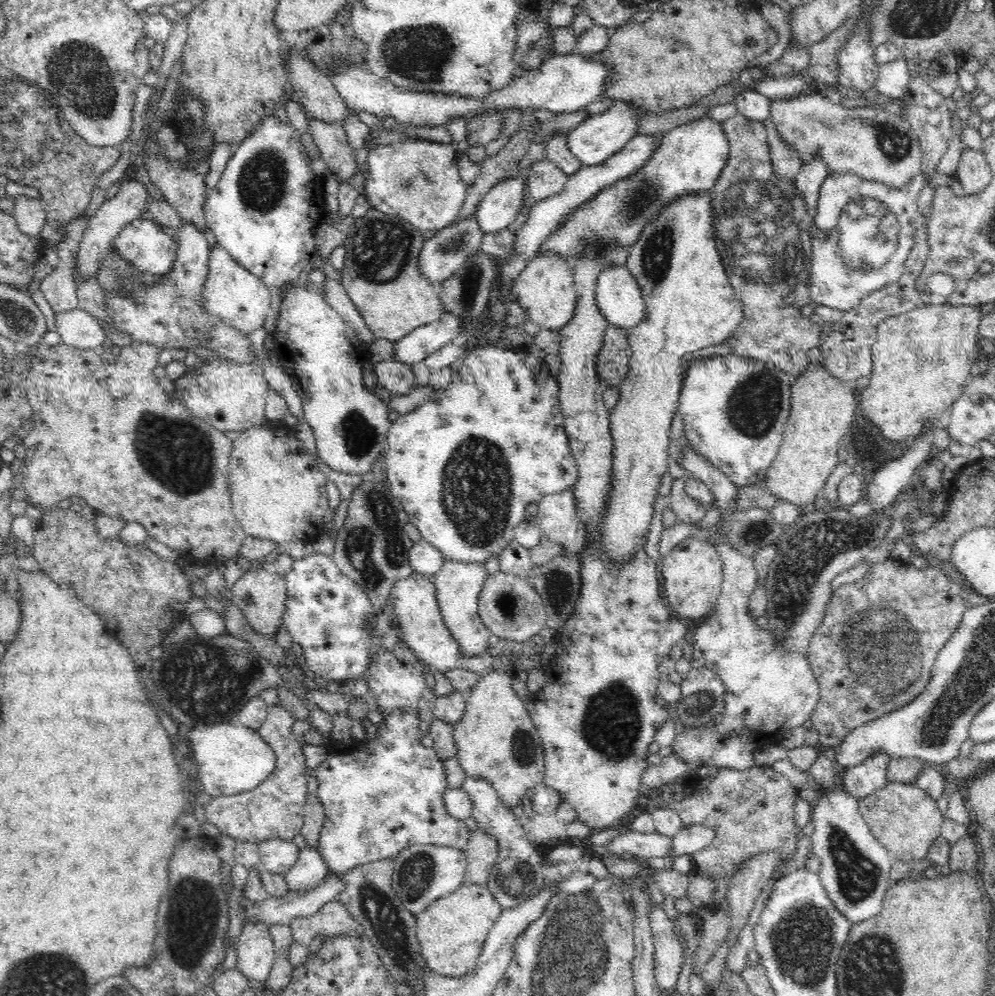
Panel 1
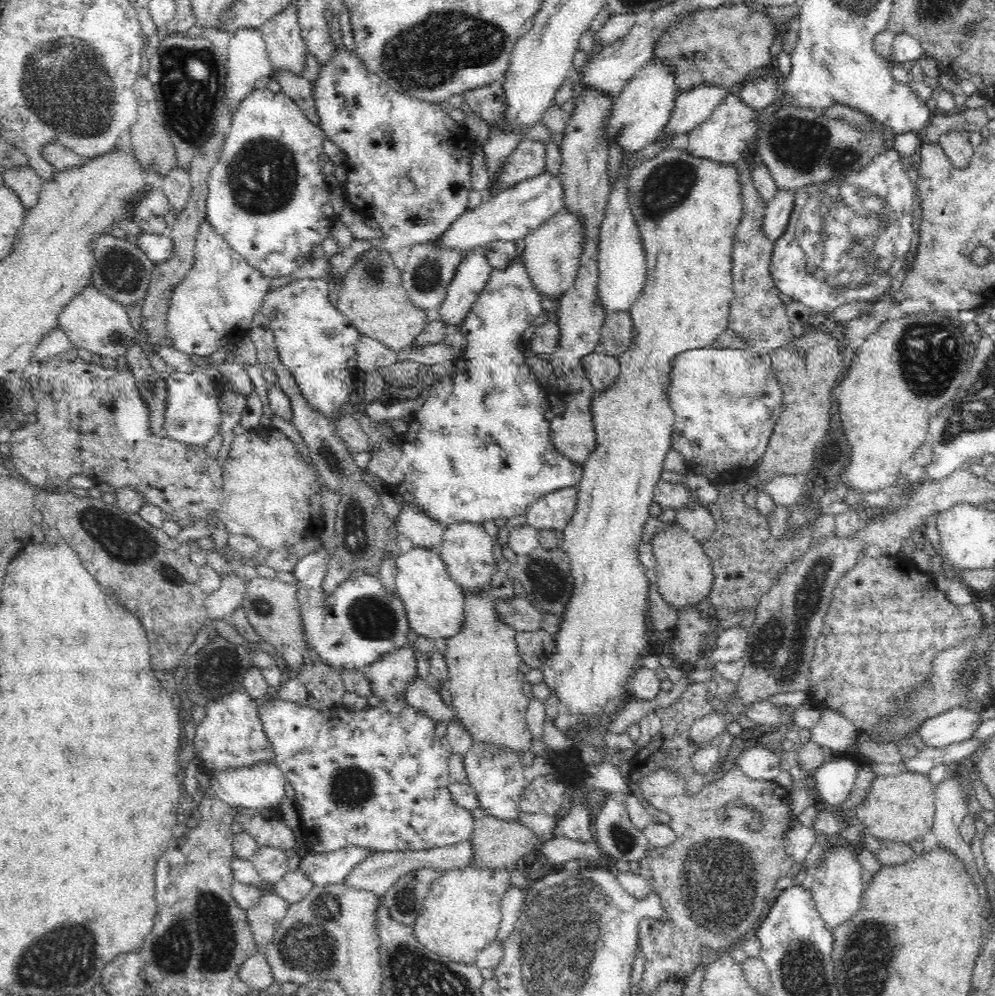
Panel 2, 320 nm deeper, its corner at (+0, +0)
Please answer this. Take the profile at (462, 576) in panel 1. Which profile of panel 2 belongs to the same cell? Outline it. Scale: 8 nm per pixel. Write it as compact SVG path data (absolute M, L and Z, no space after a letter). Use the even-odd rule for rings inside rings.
M460 523L450 524L448 528L445 528L440 544L440 556L442 562L446 563L450 579L454 579L465 594L484 592L491 587L491 580L497 566L492 546L494 546L494 540L485 532L483 526Z

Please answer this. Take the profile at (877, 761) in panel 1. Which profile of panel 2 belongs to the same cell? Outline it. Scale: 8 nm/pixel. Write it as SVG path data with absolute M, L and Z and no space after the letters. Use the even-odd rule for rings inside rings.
M850 759L825 762L816 768L810 775L814 778L819 800L828 806L842 804L854 788L859 768Z

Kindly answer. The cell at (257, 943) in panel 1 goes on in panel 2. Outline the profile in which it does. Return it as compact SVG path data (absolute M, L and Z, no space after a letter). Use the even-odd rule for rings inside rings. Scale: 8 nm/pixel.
M275 892L262 895L254 908L246 910L248 924L254 933L258 950L264 950L272 944L276 928L285 917L289 904Z

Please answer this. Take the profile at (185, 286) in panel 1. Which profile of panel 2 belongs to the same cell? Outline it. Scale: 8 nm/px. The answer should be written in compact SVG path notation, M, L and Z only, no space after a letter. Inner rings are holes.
M173 166L165 177L161 178L161 189L169 198L172 212L178 216L186 206L191 193L191 178L188 169Z

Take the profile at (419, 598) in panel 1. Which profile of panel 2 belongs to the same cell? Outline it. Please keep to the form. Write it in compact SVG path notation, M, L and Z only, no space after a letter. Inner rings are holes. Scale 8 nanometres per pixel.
M413 545L409 552L397 556L396 564L395 588L406 609L411 630L434 640L457 635L465 619L465 592L454 579L450 579L440 548Z

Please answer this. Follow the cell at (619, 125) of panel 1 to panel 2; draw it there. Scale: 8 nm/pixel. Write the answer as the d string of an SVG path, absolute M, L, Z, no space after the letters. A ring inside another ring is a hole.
M650 60L643 64L613 100L613 110L606 122L608 146L615 140L623 152L634 153L655 141L670 121L677 93L675 78L666 63Z

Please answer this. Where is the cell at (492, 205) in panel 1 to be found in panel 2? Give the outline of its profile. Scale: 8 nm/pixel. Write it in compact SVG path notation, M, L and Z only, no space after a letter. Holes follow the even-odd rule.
M522 139L520 144L504 160L498 179L500 191L513 187L521 180L538 176L545 171L546 147L540 141Z

